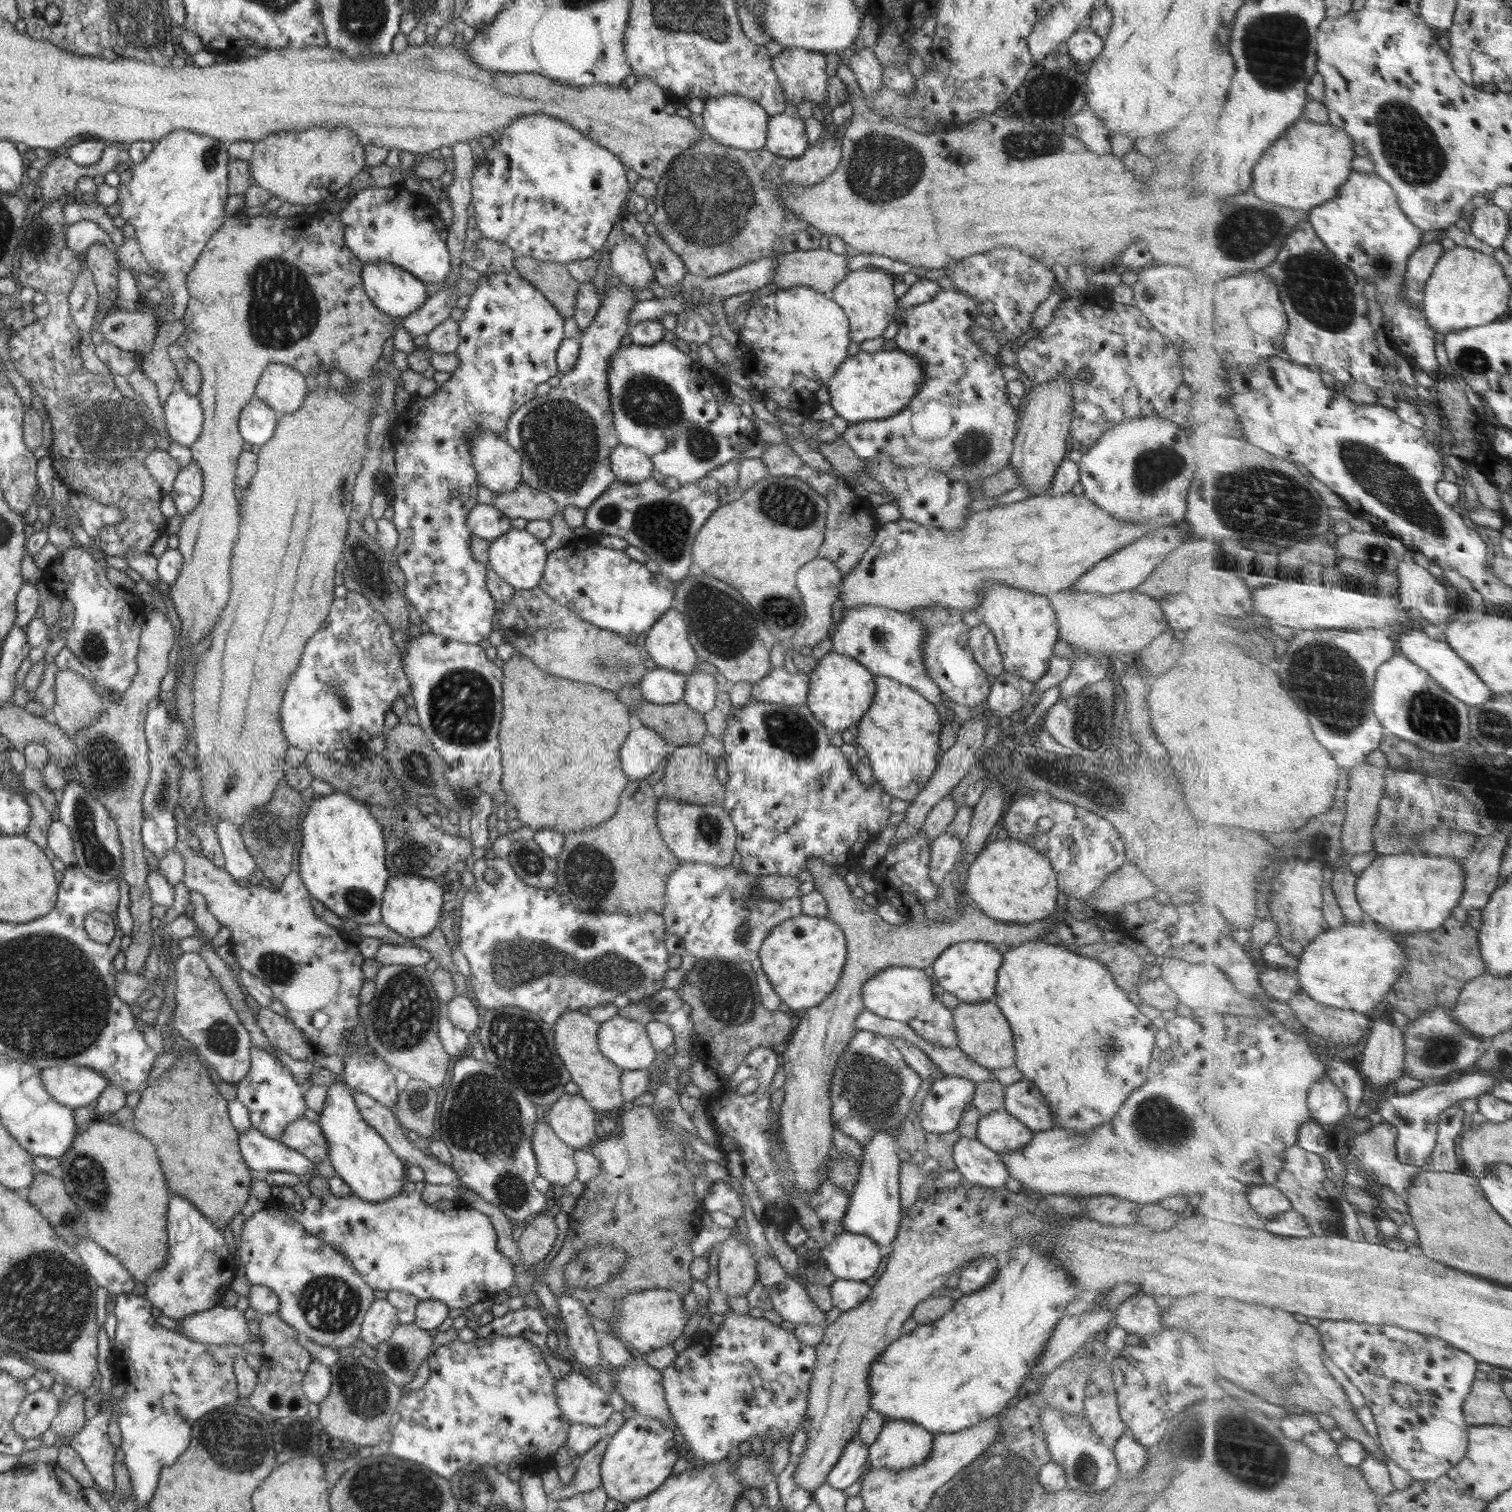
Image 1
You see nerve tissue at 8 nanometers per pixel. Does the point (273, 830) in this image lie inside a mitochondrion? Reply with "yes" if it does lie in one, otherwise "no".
yes

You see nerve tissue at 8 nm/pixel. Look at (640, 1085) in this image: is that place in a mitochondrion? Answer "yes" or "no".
no

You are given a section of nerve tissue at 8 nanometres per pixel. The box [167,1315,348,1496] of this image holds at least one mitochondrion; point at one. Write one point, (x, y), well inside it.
(213, 1432)

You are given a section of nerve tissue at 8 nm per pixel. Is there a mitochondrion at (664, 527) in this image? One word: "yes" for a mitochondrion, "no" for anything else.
yes

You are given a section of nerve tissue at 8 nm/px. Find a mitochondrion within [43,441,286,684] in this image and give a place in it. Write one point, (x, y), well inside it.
(93, 644)

